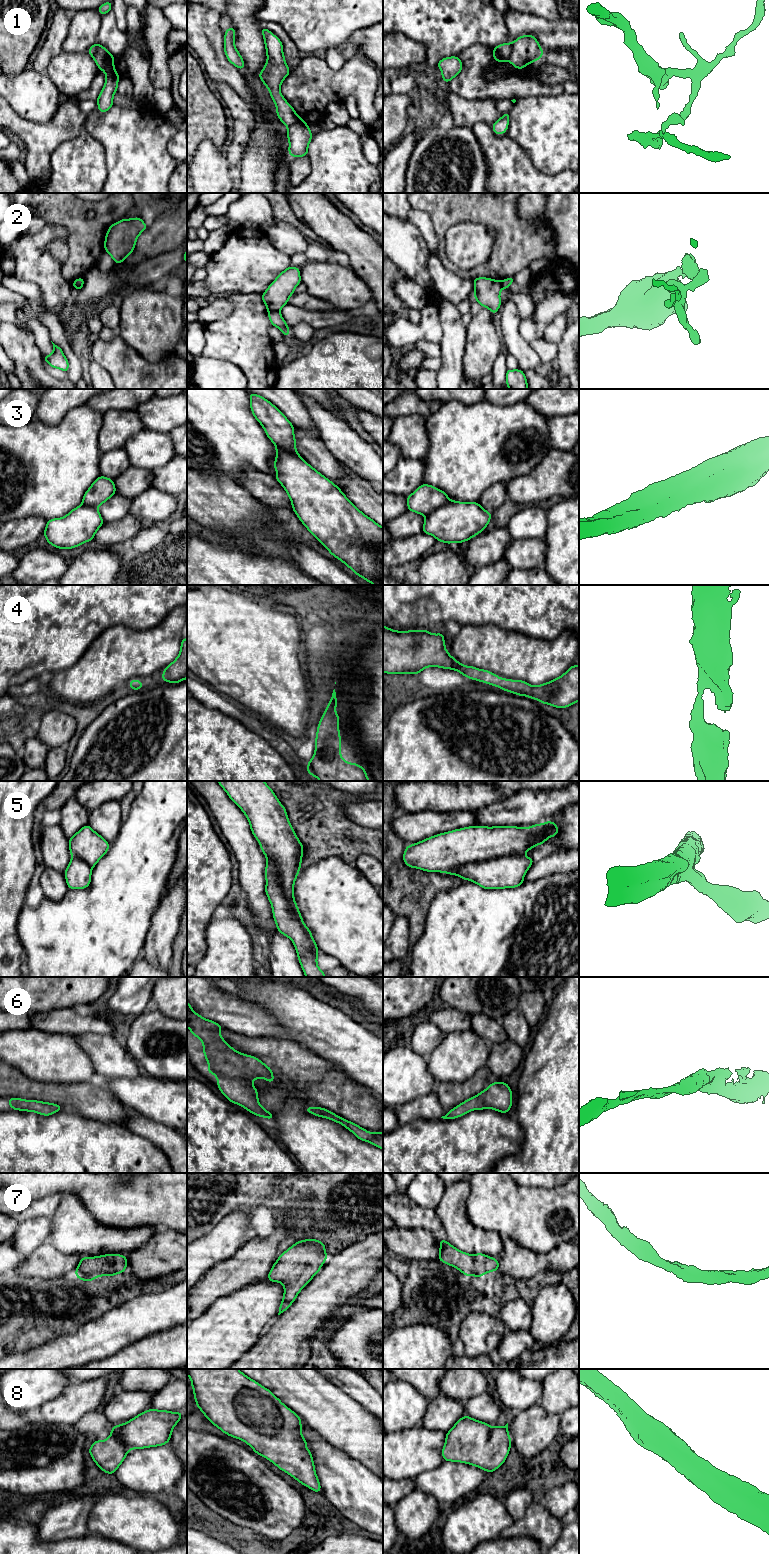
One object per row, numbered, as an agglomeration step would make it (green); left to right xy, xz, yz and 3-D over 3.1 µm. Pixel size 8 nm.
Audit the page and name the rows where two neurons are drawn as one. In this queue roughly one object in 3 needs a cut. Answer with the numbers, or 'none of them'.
1, 2, 3

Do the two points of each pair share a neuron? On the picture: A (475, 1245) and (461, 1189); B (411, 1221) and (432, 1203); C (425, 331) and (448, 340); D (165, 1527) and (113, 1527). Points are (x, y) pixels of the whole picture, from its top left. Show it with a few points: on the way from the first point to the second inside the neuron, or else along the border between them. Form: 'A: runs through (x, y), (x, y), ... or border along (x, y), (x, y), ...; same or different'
A: runs through (461, 1231), (456, 1225), (456, 1203); same
B: border along (407, 1194), (416, 1204), (434, 1209); different
C: border along (438, 314), (441, 330), (441, 340), (439, 343); different
D: runs through (152, 1527), (126, 1527); same

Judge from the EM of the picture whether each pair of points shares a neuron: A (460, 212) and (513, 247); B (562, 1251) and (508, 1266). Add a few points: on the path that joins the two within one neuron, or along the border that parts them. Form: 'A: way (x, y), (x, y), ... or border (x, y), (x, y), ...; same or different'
A: way (474, 212), (483, 212), (504, 233); same
B: way (549, 1260), (521, 1263); same

